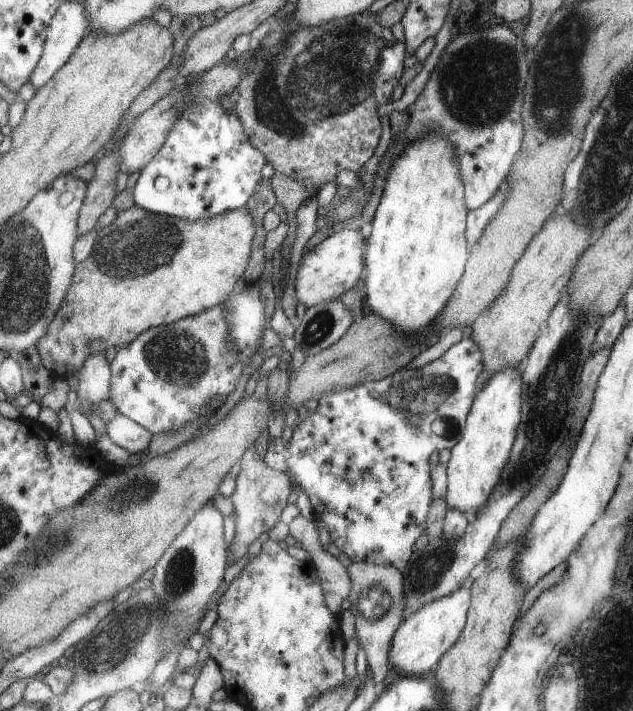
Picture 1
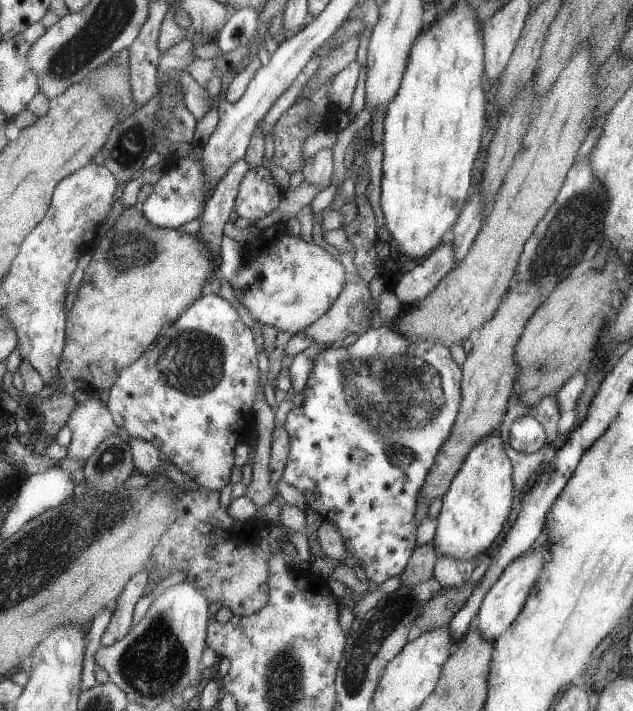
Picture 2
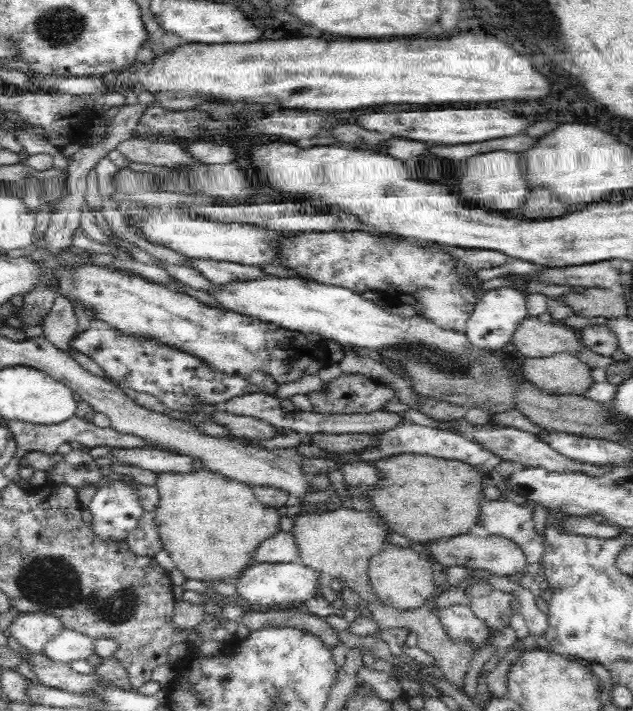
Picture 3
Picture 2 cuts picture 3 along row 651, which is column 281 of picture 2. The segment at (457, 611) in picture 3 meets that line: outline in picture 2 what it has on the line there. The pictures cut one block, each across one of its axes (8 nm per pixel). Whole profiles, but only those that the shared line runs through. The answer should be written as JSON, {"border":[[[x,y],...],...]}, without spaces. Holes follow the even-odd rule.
{"border":[[[381,325],[377,329],[369,327],[360,334],[353,344],[341,346],[331,344],[323,352],[317,354],[313,368],[305,380],[302,390],[303,398],[299,406],[292,407],[284,421],[284,429],[288,436],[289,452],[287,462],[282,470],[283,482],[292,484],[303,494],[304,502],[311,510],[315,510],[322,520],[331,522],[339,530],[347,555],[359,560],[359,564],[366,572],[366,577],[373,587],[379,586],[390,576],[399,575],[405,568],[413,549],[416,547],[415,505],[418,501],[419,491],[434,464],[435,455],[446,442],[454,426],[455,416],[458,414],[461,395],[462,368],[457,366],[450,355],[448,346],[434,341],[416,342],[407,340],[405,336],[397,333],[392,326]]]}

